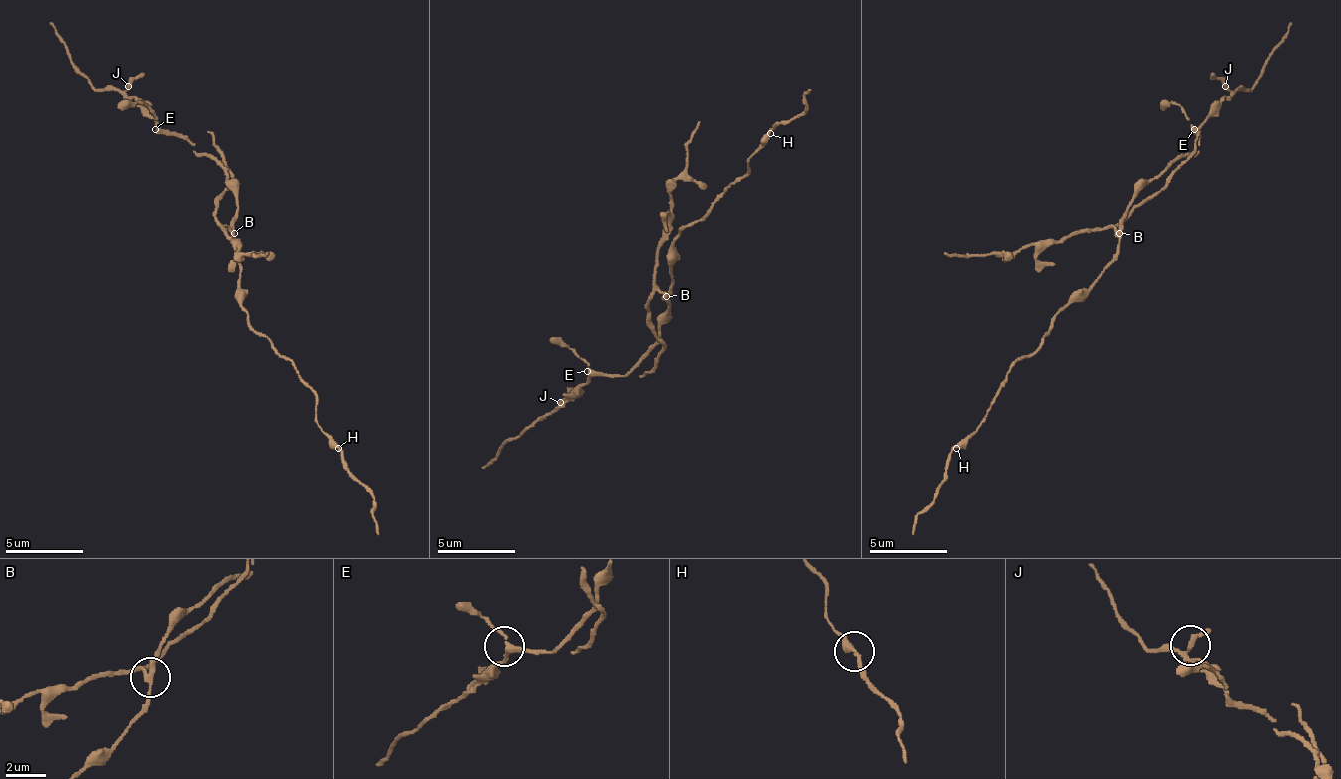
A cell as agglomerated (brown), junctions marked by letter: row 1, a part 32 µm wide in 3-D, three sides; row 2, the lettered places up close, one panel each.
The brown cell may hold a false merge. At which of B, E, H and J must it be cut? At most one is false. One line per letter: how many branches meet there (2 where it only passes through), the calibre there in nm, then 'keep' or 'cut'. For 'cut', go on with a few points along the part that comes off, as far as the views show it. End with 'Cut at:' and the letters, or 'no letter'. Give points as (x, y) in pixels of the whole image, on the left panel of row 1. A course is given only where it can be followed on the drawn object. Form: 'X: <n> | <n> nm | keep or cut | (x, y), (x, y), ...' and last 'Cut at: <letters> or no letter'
B: 4 | 200 nm | cut | (233, 234), (225, 226), (221, 230), (241, 253), (268, 253)
E: 3 | 220 nm | keep
H: 2 | 280 nm | keep
J: 3 | 180 nm | keep
Cut at: B

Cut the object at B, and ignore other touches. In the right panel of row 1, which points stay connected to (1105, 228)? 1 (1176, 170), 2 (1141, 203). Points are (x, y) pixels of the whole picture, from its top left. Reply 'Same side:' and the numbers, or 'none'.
Same side: 1, 2

